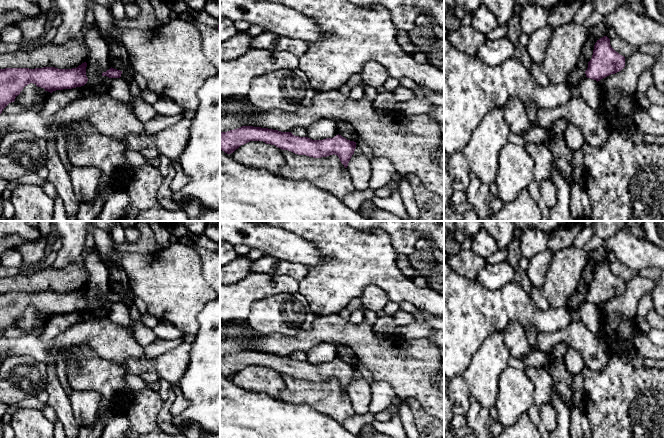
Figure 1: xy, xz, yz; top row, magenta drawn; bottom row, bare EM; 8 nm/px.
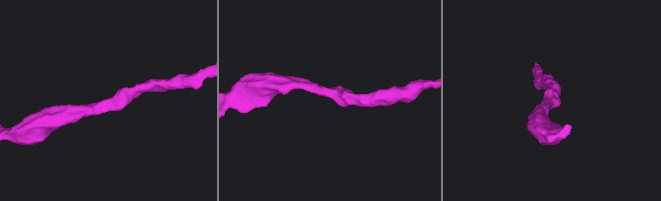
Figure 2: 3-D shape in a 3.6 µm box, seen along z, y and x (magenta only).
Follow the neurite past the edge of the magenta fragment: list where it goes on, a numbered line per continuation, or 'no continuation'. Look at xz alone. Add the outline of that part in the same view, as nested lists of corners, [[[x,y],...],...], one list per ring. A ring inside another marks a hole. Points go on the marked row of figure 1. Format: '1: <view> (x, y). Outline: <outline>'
no continuation

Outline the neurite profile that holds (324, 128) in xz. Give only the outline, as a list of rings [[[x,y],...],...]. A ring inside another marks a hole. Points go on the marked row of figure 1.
[[[329,119],[317,120],[306,129],[307,137],[312,140],[323,140],[338,135],[337,123]]]

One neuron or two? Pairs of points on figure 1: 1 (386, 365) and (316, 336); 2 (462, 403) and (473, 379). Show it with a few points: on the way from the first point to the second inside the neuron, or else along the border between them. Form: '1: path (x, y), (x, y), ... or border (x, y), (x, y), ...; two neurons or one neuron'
1: path (369, 348), (356, 336), (333, 335); one neuron
2: border (462, 375), (470, 394); two neurons

